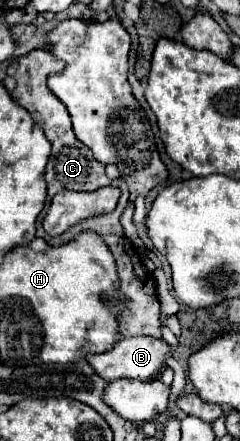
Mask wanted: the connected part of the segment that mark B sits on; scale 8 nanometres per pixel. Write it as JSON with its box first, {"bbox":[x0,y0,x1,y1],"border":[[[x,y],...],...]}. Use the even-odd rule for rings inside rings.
{"bbox":[88,335,170,381],"border":[[[136,335],[136,337],[126,337],[122,341],[118,341],[110,351],[100,353],[100,355],[92,355],[88,357],[90,365],[96,369],[96,373],[100,373],[100,377],[104,377],[106,381],[116,381],[122,377],[130,377],[130,379],[138,379],[138,381],[148,381],[152,379],[156,373],[162,373],[168,363],[166,357],[170,355],[170,345],[160,337],[148,337],[148,335]]]}

